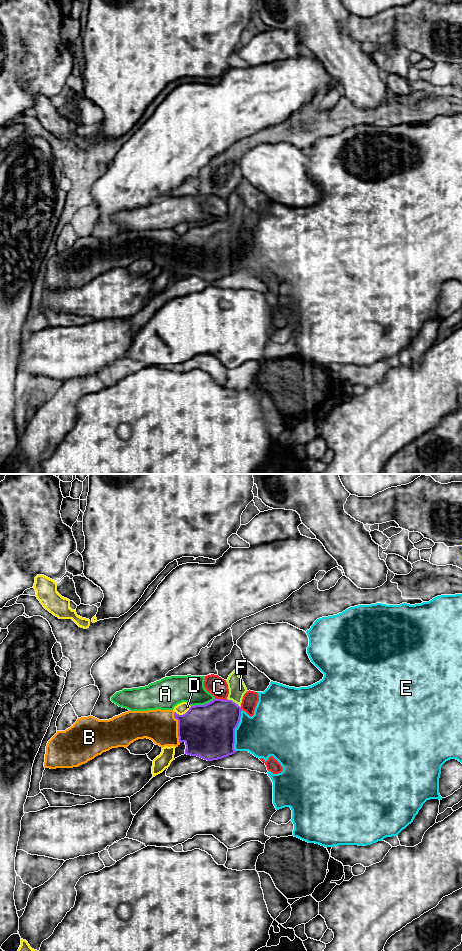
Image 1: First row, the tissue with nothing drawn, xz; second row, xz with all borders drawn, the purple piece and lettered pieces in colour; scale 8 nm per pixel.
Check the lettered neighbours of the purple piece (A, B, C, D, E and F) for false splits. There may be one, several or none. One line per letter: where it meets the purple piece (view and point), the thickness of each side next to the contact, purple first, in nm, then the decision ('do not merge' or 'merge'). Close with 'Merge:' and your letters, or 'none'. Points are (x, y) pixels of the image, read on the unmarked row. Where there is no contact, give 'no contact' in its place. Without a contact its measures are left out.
A: xz (203, 225) | 420/220 nm | do not merge
B: xz (178, 247) | 420/260 nm | merge
C: xz (221, 219) | 400/160 nm | do not merge
D: xz (183, 234) | 420/90 nm | do not merge
E: xz (234, 251) | 420/360 nm | do not merge
F: xz (234, 222) | 360/140 nm | merge
Merge: B, F

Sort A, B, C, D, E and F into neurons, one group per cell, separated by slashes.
A / B F / C / D / E

